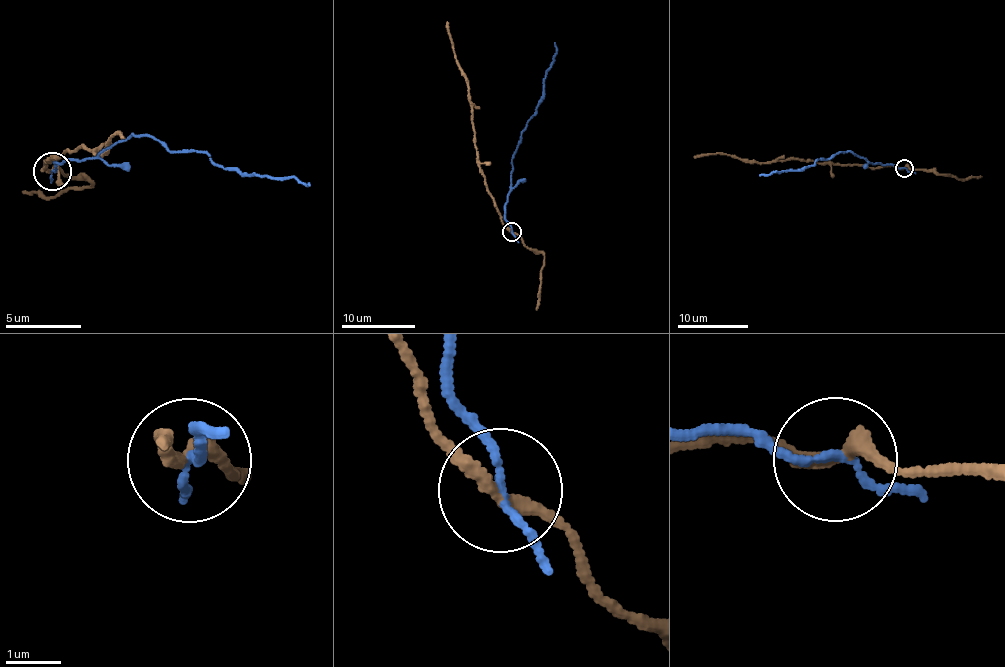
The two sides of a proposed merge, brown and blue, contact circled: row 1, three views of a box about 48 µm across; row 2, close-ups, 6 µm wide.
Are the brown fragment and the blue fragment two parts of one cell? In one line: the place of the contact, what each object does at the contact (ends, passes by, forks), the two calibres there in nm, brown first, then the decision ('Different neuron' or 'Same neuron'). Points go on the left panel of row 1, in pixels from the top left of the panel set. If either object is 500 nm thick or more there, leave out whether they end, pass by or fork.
Place: (52, 171). At the ring brown passes by. At the ring blue passes by. Thickness 240 nm (brown) against 130 nm. Different neuron

